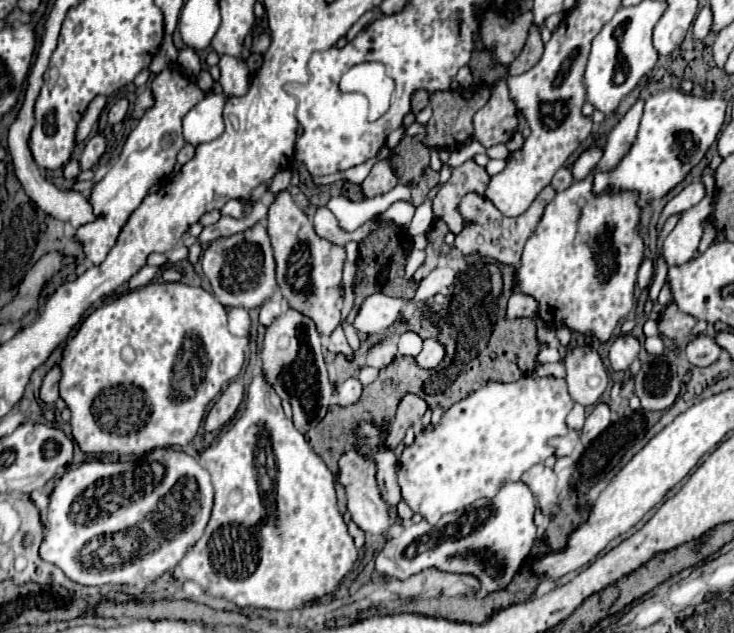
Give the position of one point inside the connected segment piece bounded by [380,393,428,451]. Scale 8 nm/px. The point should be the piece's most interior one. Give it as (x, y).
(411, 409)

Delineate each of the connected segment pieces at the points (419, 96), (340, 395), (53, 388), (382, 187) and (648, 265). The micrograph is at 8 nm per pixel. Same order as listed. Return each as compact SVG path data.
M414 91L410 105L412 105L412 113L414 113L414 115L420 113L420 111L428 105L428 93L426 93L426 91Z
M346 379L346 381L338 387L338 393L336 393L334 401L336 401L338 405L346 407L346 405L356 403L356 401L360 399L360 395L362 395L362 383L360 383L358 379Z
M54 365L50 373L44 377L44 383L40 387L40 399L44 403L56 403L58 399L58 381L60 381L60 367Z
M382 159L382 161L378 161L378 163L372 167L370 175L364 179L362 191L364 191L364 195L366 195L368 199L372 199L372 197L376 197L376 195L388 193L388 191L390 191L392 187L396 187L396 185L398 185L398 177L396 177L390 161L388 161L388 159Z
M646 255L644 263L640 265L640 271L638 271L638 287L646 289L652 281L652 275L654 275L654 257Z

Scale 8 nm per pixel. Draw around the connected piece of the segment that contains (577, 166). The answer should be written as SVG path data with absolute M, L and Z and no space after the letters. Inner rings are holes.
M590 147L588 151L584 151L584 153L578 157L578 161L574 163L574 169L572 169L574 177L576 177L576 179L584 179L586 173L590 173L592 167L600 161L600 157L602 157L602 147Z

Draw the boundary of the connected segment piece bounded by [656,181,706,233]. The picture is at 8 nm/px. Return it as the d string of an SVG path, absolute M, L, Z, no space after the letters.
M694 181L694 183L690 183L688 187L684 187L684 189L682 189L676 197L672 197L672 199L666 203L666 207L662 209L660 219L658 219L658 225L656 225L656 231L660 233L660 229L662 229L664 221L666 221L670 215L684 213L686 209L690 209L690 207L698 205L698 203L702 201L702 197L704 197L704 195L706 195L706 187L704 187L704 183L702 183L702 181Z

